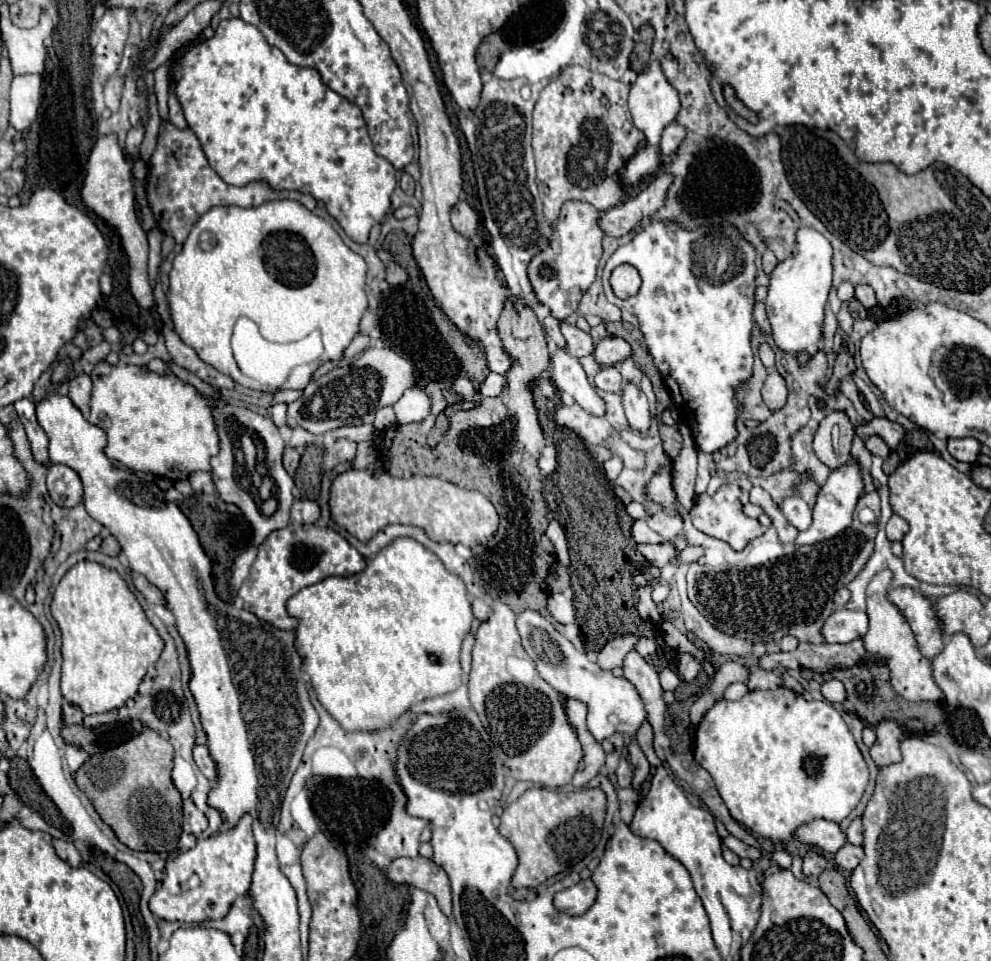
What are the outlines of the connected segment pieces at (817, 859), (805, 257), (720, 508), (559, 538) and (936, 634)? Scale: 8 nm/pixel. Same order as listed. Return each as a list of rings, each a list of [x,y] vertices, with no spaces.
[[[809,852],[803,858],[803,874],[805,876],[819,876],[827,866],[827,860],[823,856],[819,856],[817,852]]]
[[[801,228],[797,232],[797,252],[793,254],[793,258],[779,262],[779,266],[771,272],[769,296],[765,300],[765,306],[773,328],[773,340],[783,352],[799,352],[811,356],[819,350],[825,304],[833,274],[831,254],[833,248],[825,236],[811,228]]]
[[[725,484],[717,490],[715,496],[709,496],[709,494],[699,494],[697,500],[695,500],[695,506],[693,510],[689,512],[691,514],[691,520],[695,524],[695,528],[699,528],[701,532],[713,536],[713,538],[719,538],[719,540],[725,540],[727,544],[731,544],[733,550],[743,550],[747,546],[749,540],[761,536],[765,532],[765,526],[759,524],[759,520],[755,518],[747,518],[743,512],[741,512],[741,502],[739,502],[739,486],[735,484]]]
[[[551,520],[549,522],[549,528],[547,528],[547,538],[555,544],[555,548],[557,548],[557,558],[559,558],[559,562],[569,570],[569,552],[567,552],[567,540],[565,540],[565,534],[563,534],[563,530],[561,530],[561,526],[559,526],[559,522],[555,522],[555,520]]]
[[[891,588],[887,598],[897,606],[905,620],[911,622],[919,652],[927,660],[933,660],[945,646],[945,638],[933,610],[933,600],[917,594],[911,588]]]

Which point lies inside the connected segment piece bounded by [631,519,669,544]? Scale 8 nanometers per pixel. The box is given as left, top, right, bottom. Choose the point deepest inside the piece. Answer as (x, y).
(642, 533)

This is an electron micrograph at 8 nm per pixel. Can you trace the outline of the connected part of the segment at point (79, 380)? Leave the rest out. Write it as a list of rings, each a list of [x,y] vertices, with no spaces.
[[[81,374],[69,382],[69,398],[83,412],[83,416],[87,416],[91,398],[91,378],[87,374]]]

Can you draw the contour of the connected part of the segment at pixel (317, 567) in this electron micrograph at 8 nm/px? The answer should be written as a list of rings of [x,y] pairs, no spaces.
[[[289,524],[287,528],[275,530],[261,546],[249,576],[239,588],[243,608],[253,612],[259,620],[269,622],[279,630],[293,630],[295,618],[287,614],[287,600],[295,592],[313,586],[329,576],[351,576],[365,568],[365,558],[357,552],[339,532],[329,526],[317,524]]]

